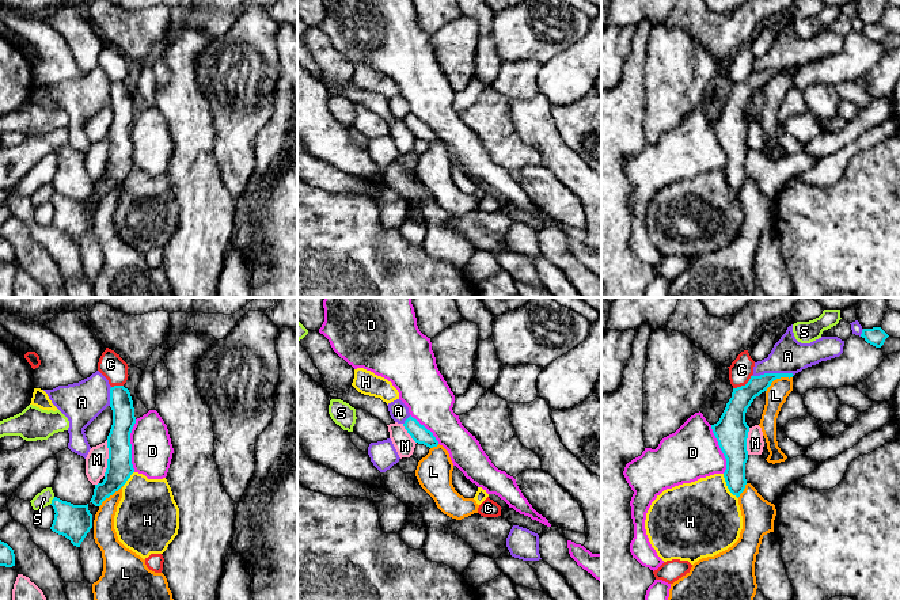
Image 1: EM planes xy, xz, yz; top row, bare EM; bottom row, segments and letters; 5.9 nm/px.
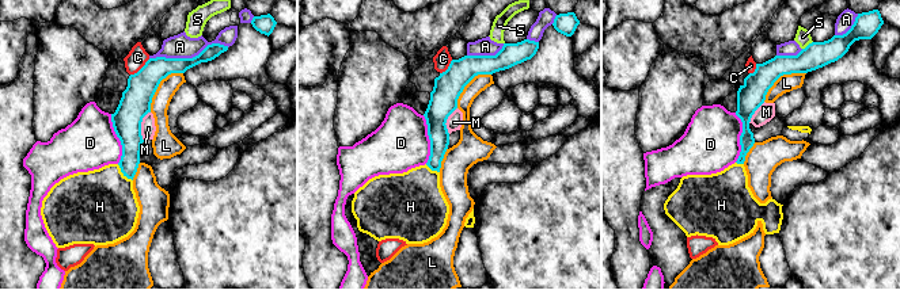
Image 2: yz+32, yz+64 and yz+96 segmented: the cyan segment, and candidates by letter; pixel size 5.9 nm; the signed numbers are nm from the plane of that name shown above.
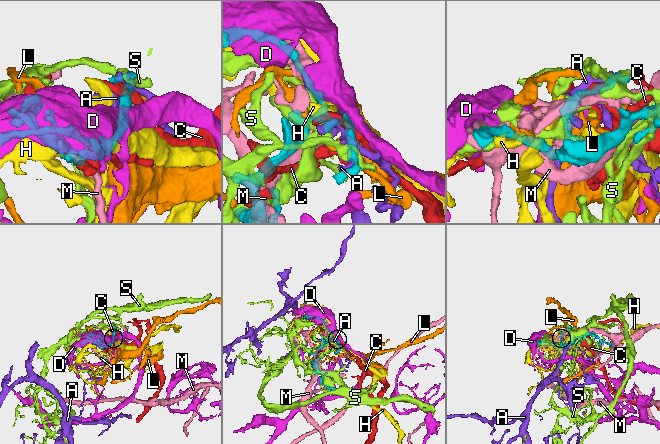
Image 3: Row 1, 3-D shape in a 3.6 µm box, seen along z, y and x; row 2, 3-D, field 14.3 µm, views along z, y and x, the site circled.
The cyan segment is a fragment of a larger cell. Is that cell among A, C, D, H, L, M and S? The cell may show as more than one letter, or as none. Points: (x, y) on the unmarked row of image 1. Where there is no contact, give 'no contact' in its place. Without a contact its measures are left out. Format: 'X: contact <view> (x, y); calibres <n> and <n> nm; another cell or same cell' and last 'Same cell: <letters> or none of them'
A: contact yz (773, 69); calibres 130 and 200 nm; another cell
C: contact yz (743, 82); calibres 170 and 140 nm; another cell
D: contact xy (130, 141); calibres 150 and 240 nm; same cell
H: contact yz (726, 181); calibres 160 and 460 nm; another cell
L: contact yz (777, 73); calibres 130 and 130 nm; another cell
M: contact xy (109, 154); calibres 150 and 130 nm; another cell
S: contact xy (52, 197); calibres 200 and 90 nm; another cell
Same cell: D

